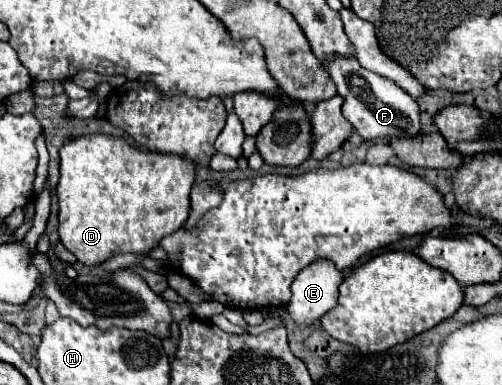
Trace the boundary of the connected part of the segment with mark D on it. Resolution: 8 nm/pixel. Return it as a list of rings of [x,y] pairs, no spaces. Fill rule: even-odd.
[[[95,133],[67,141],[59,149],[61,177],[55,189],[59,201],[59,239],[87,265],[101,263],[117,253],[147,253],[163,237],[181,229],[189,217],[189,191],[195,183],[195,165],[175,154],[145,153],[121,137]]]

